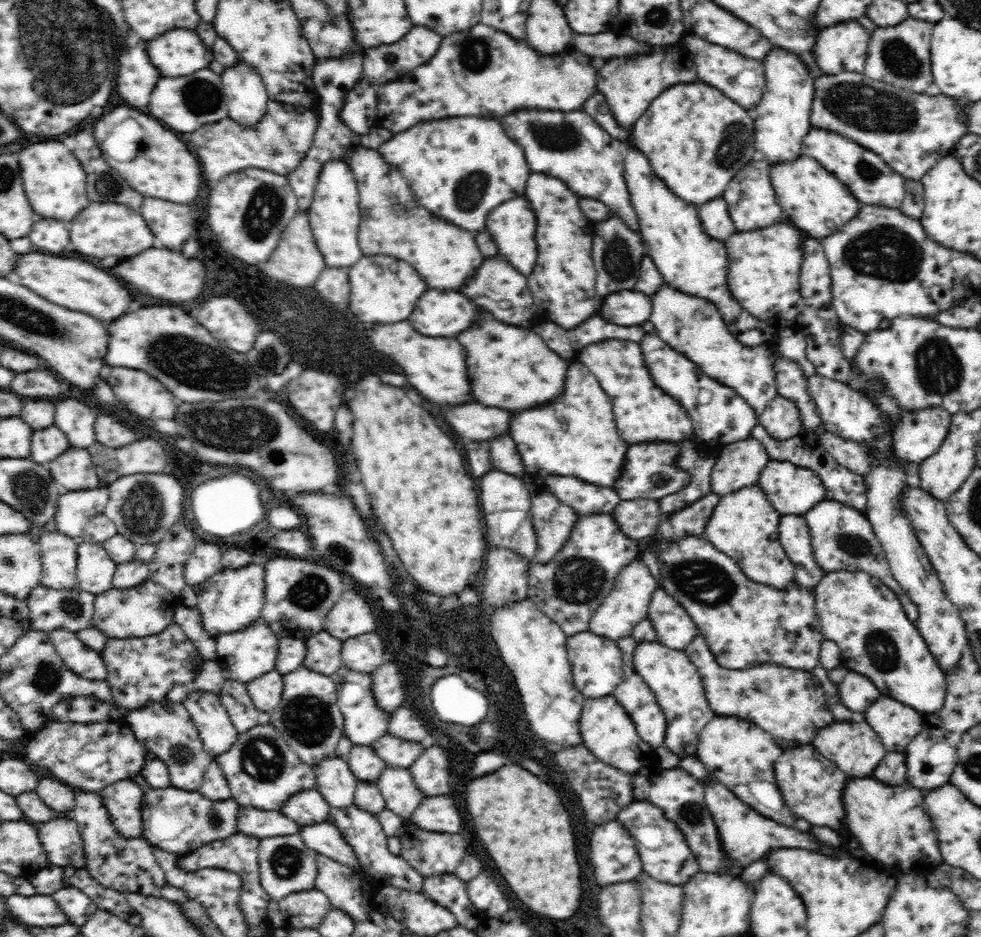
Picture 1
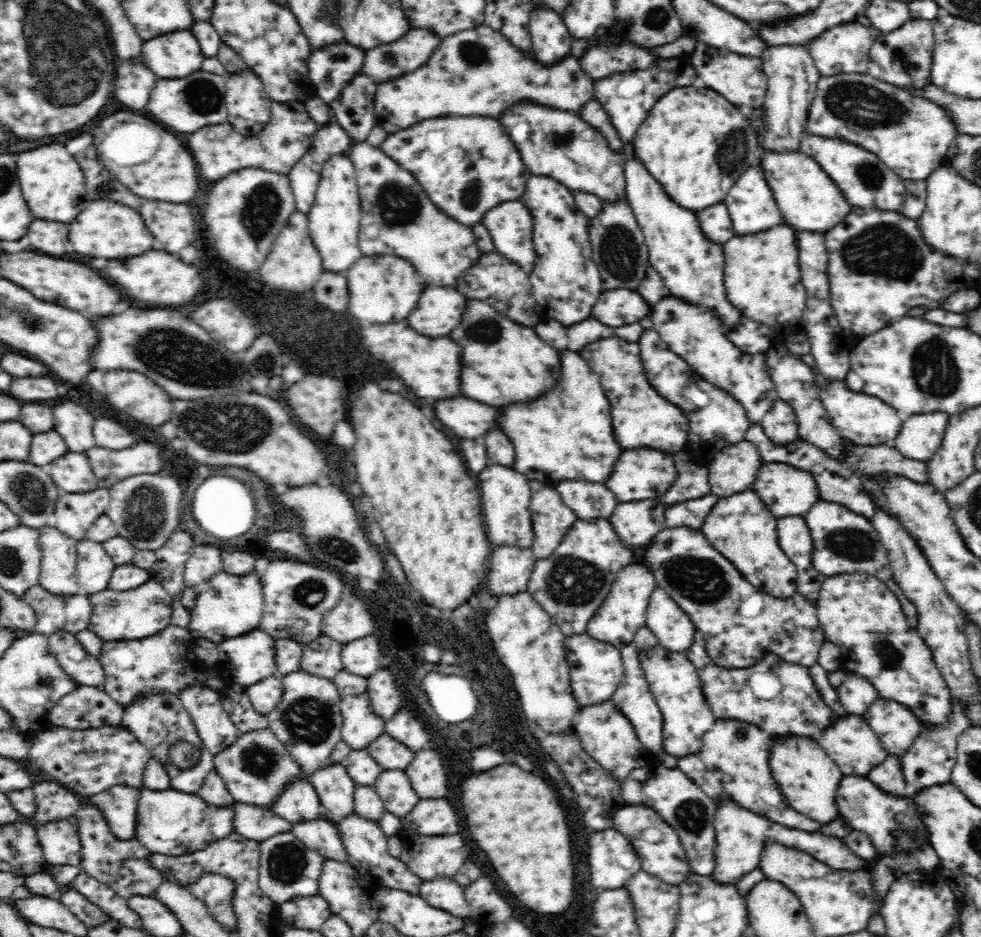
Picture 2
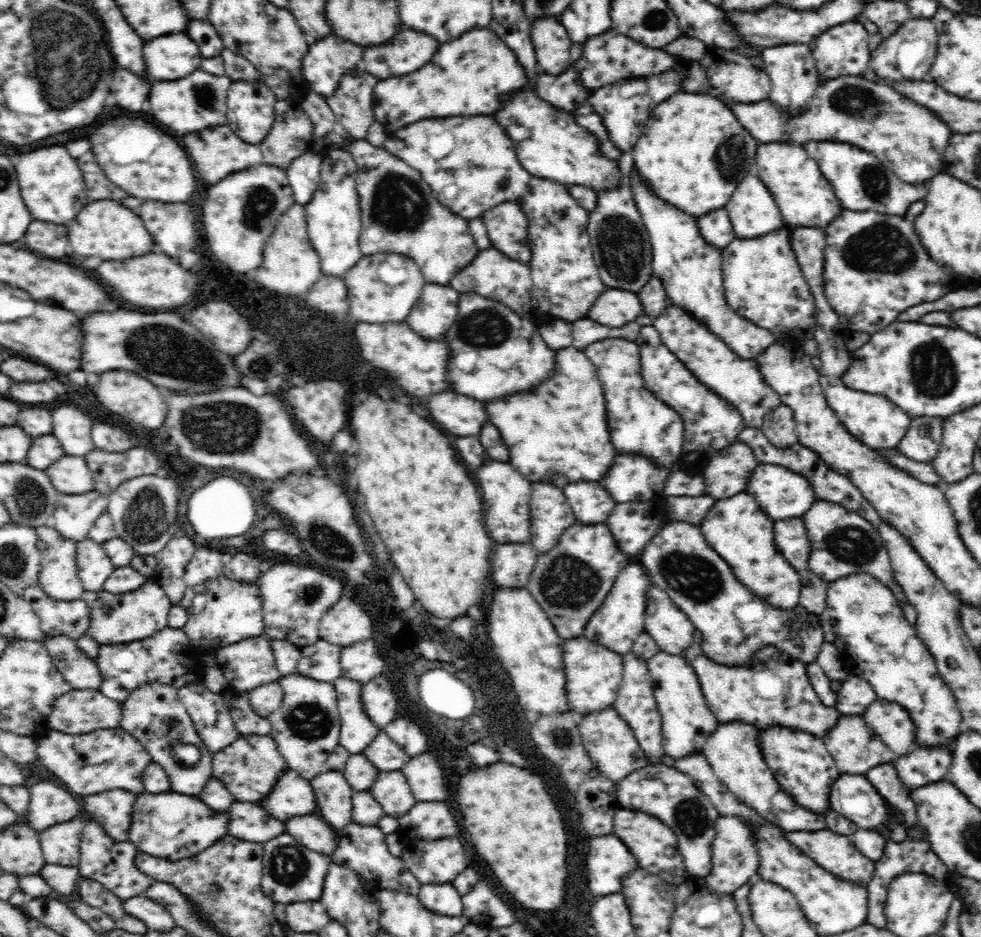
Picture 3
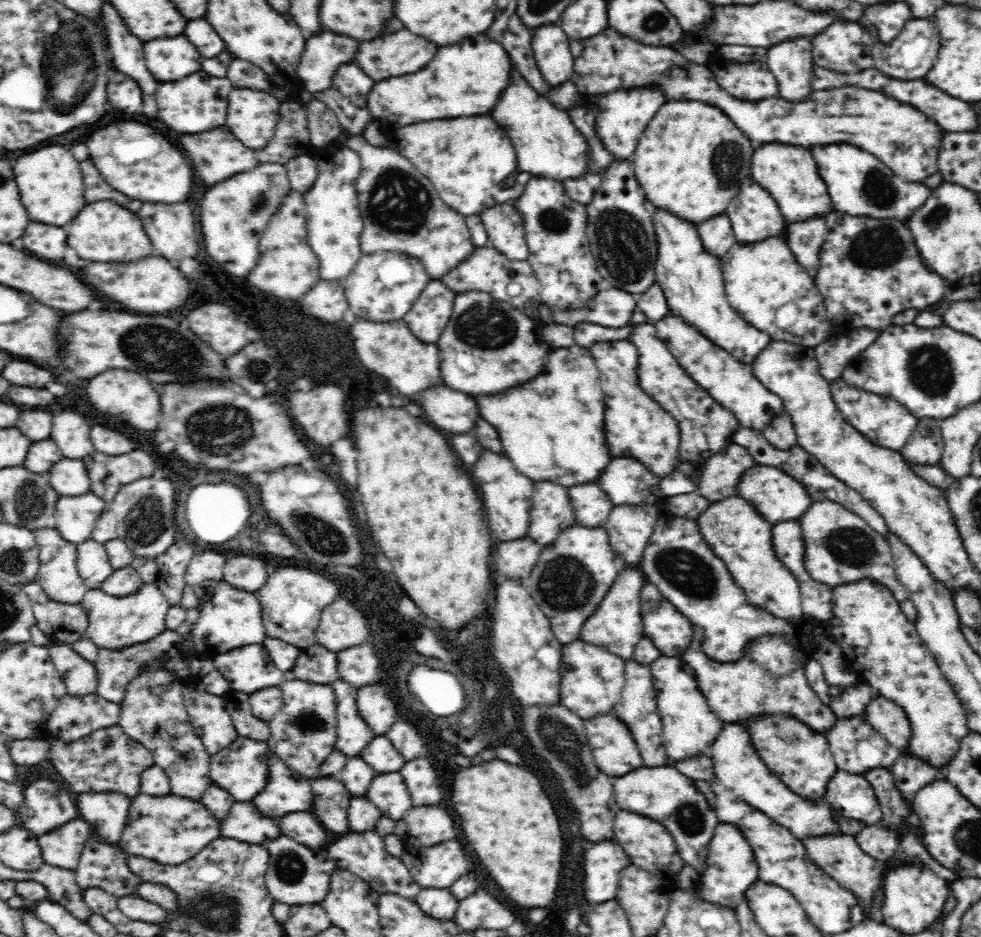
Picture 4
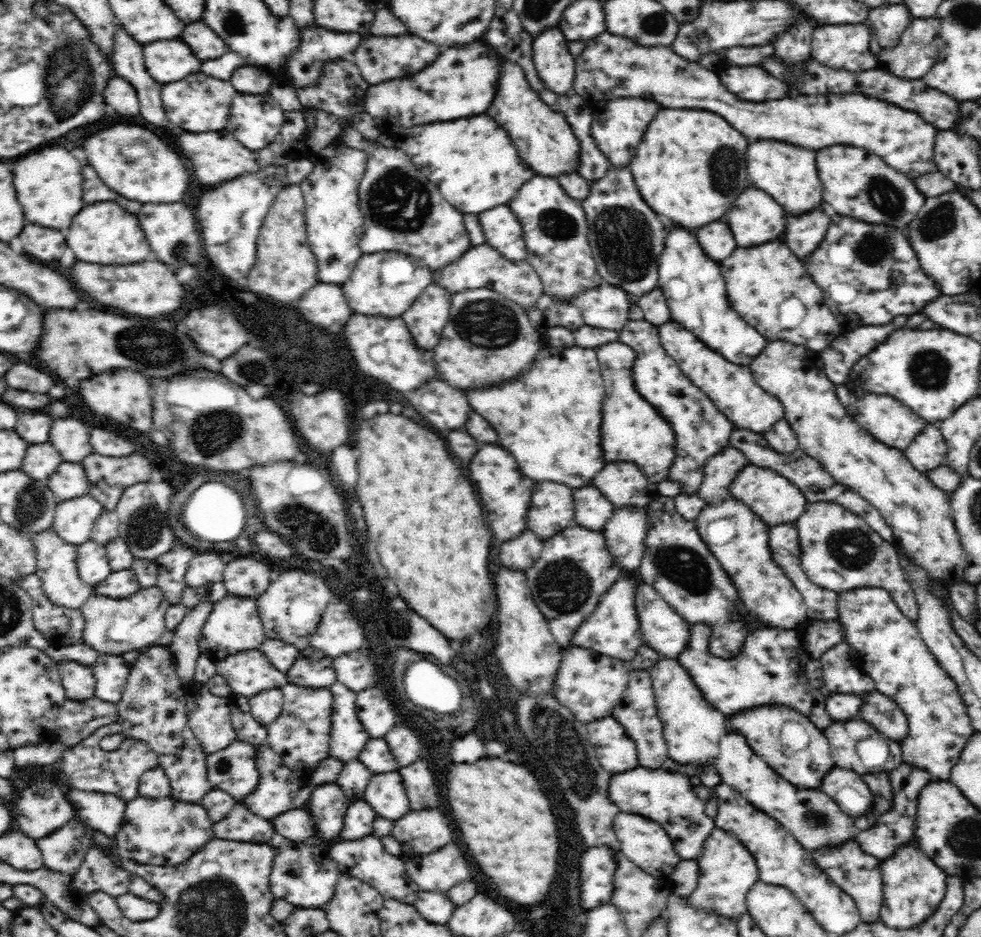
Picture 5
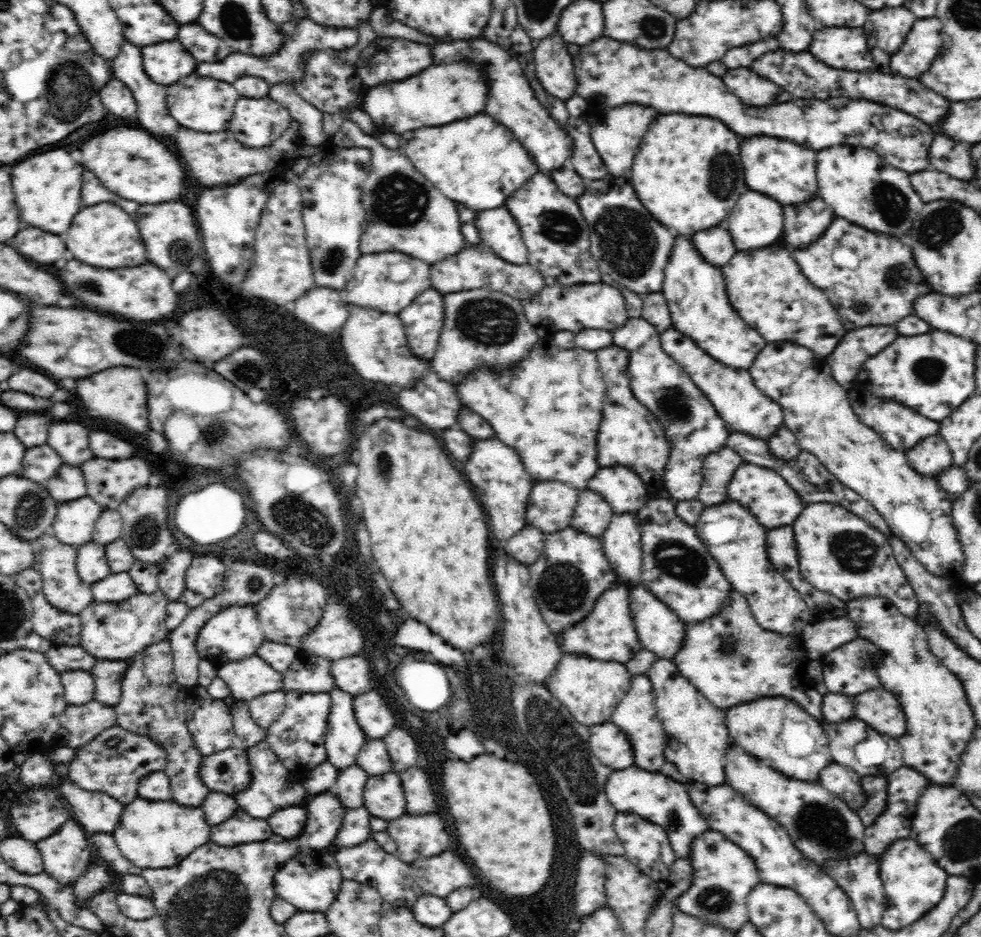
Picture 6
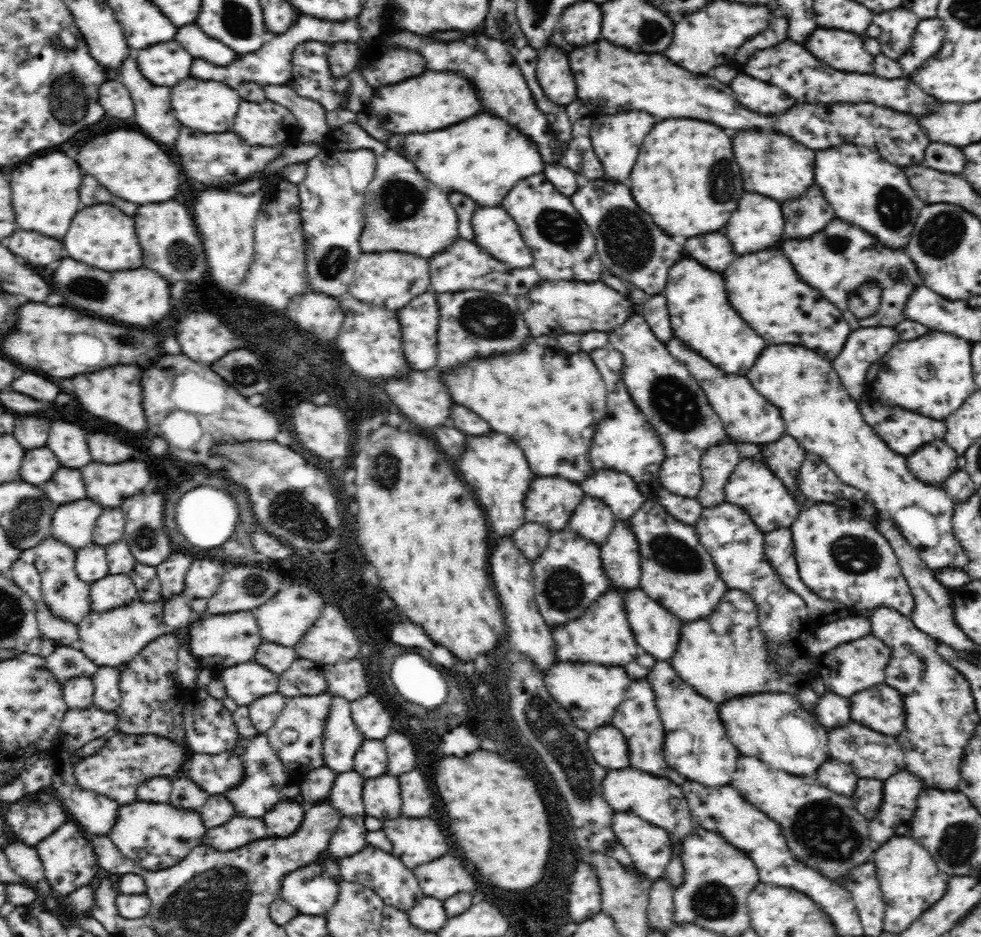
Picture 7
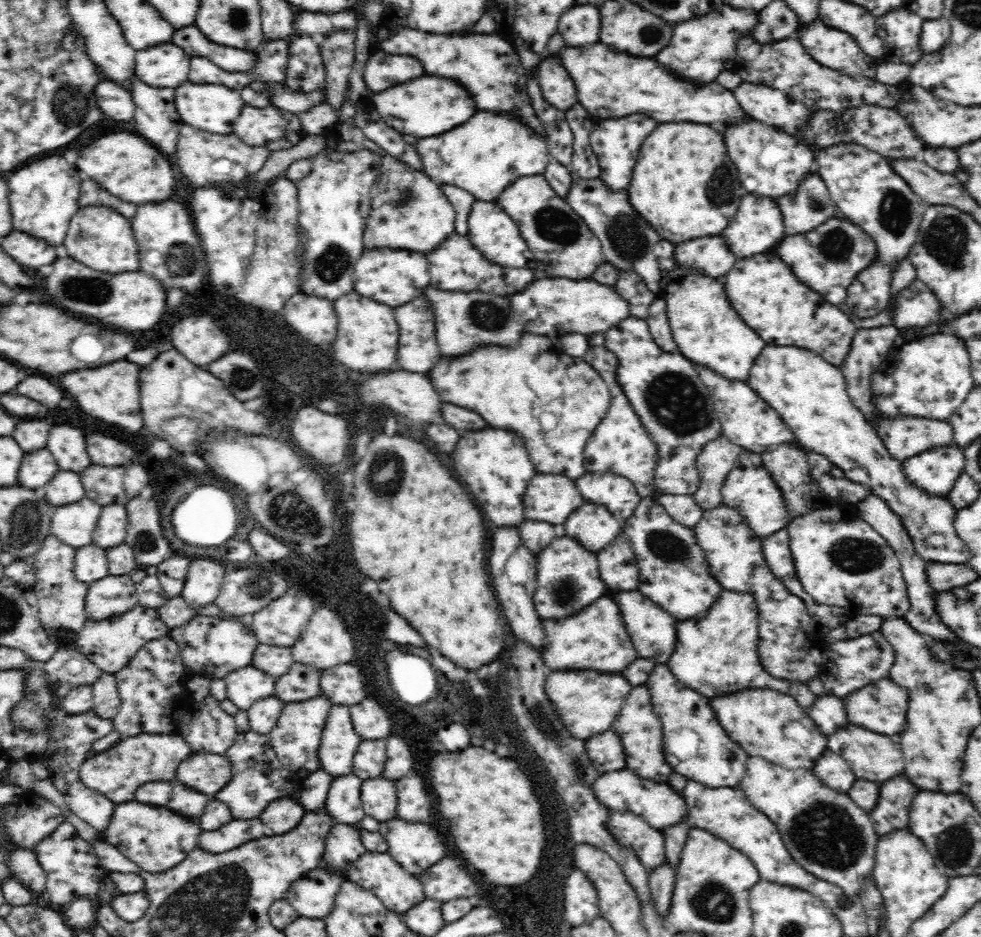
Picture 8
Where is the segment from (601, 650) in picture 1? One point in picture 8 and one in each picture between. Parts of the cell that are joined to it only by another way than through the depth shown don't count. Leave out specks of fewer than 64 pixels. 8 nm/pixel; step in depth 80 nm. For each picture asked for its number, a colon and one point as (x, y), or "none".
2: (596, 668)
3: (594, 673)
4: (591, 679)
5: (590, 685)
6: (590, 689)
7: (591, 693)
8: (587, 702)

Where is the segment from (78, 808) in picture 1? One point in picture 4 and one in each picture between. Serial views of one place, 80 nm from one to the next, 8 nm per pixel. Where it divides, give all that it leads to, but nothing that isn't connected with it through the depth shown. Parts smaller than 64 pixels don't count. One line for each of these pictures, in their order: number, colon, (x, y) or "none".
2: (120, 864)
3: (102, 859)
4: (102, 865)

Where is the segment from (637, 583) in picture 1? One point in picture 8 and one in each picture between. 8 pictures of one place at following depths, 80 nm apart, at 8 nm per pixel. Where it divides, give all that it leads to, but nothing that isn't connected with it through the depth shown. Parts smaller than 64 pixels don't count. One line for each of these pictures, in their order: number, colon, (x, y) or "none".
2: (623, 612)
3: (619, 620)
4: (616, 625)
5: (611, 629)
6: (607, 634)
7: (602, 635)
8: (595, 639)

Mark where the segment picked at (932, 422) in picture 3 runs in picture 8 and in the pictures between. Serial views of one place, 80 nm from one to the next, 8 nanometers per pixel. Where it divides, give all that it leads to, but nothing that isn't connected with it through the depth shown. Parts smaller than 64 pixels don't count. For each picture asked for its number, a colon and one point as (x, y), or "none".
4: (925, 447)
5: (928, 451)
6: (931, 457)
7: (934, 465)
8: (936, 472)

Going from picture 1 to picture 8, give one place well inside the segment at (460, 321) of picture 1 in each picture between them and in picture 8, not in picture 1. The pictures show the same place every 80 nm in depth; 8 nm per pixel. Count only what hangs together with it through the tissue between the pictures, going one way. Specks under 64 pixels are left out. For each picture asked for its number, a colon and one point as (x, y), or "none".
2: (439, 310)
3: (436, 310)
4: (427, 319)
5: (426, 318)
6: (423, 320)
7: (418, 321)
8: (417, 350)

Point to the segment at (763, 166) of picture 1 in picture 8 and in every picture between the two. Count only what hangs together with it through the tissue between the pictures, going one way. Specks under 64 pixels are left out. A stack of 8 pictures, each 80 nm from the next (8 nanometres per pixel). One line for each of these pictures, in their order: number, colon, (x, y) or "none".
2: (751, 207)
3: (752, 210)
4: (754, 215)
5: (755, 219)
6: (757, 221)
7: (759, 220)
8: (757, 227)

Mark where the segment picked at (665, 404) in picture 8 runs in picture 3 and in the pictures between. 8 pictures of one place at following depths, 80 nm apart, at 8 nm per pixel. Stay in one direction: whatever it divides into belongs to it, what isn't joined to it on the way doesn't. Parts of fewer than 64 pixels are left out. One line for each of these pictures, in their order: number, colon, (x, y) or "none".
3: (710, 423)
4: (705, 427)
5: (700, 429)
6: (693, 429)
7: (661, 386)

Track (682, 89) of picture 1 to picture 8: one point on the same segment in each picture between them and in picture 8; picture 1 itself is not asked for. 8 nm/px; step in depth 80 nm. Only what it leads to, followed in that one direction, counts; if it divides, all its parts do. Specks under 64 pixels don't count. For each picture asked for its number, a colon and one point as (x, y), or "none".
2: (695, 143)
3: (693, 152)
4: (691, 160)
5: (691, 166)
6: (688, 173)
7: (686, 178)
8: (684, 184)

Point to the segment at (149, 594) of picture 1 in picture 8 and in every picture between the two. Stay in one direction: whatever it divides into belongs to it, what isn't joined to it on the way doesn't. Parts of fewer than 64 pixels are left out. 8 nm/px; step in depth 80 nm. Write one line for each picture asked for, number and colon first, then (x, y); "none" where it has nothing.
2: (136, 614)
3: (114, 619)
4: (114, 623)
5: (113, 627)
6: (114, 631)
7: (111, 639)
8: (110, 644)

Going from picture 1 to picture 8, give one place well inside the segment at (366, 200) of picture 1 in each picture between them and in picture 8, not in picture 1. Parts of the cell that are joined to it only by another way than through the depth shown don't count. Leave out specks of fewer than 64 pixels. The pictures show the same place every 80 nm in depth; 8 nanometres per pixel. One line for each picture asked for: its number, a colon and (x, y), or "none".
2: (397, 217)
3: (399, 213)
4: (400, 210)
5: (403, 212)
6: (405, 213)
7: (427, 223)
8: (410, 212)

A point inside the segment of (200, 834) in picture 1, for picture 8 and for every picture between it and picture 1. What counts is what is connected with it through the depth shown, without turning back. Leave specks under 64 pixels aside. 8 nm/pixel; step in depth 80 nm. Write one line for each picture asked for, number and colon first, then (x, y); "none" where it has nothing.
2: (168, 822)
3: (172, 826)
4: (170, 829)
5: (165, 832)
6: (152, 834)
7: (155, 836)
8: (155, 838)

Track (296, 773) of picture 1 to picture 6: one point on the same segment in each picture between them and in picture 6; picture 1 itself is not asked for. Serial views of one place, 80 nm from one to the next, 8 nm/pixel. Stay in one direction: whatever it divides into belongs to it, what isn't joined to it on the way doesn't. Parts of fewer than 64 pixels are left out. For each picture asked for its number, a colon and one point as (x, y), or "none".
2: (255, 768)
3: (248, 768)
4: (239, 768)
5: (233, 769)
6: (228, 771)

